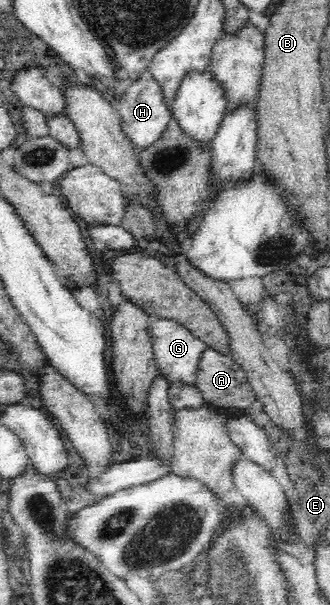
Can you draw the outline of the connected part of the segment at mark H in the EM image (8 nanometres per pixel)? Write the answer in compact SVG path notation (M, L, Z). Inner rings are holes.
M155 78L134 80L125 92L125 97L117 100L114 105L121 116L123 129L127 131L127 135L131 137L131 141L137 145L137 148L143 150L146 146L153 144L161 136L161 132L167 128L174 114L172 106L168 104L163 87Z

